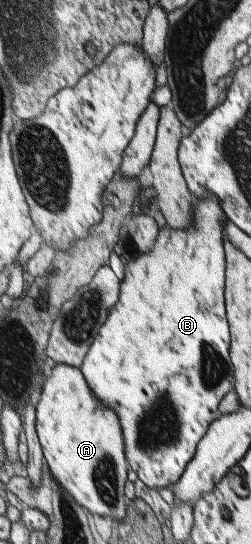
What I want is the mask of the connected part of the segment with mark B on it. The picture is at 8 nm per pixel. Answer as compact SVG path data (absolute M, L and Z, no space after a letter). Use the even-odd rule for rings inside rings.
M209 193L209 197L198 198L199 204L194 206L195 219L192 226L184 230L176 230L167 226L160 229L157 244L154 249L139 256L125 264L124 279L121 287L120 301L111 309L107 322L98 332L90 351L85 357L82 371L86 383L96 395L96 398L106 407L113 409L120 418L120 427L122 435L126 437L128 445L128 461L134 467L134 471L140 475L140 479L152 488L172 488L178 484L180 478L187 471L187 465L195 459L197 448L200 441L207 435L208 429L217 419L223 416L220 413L220 403L222 399L235 389L235 371L231 358L231 325L227 316L227 255L224 255L224 240L226 239L226 212L222 209L221 201Z

